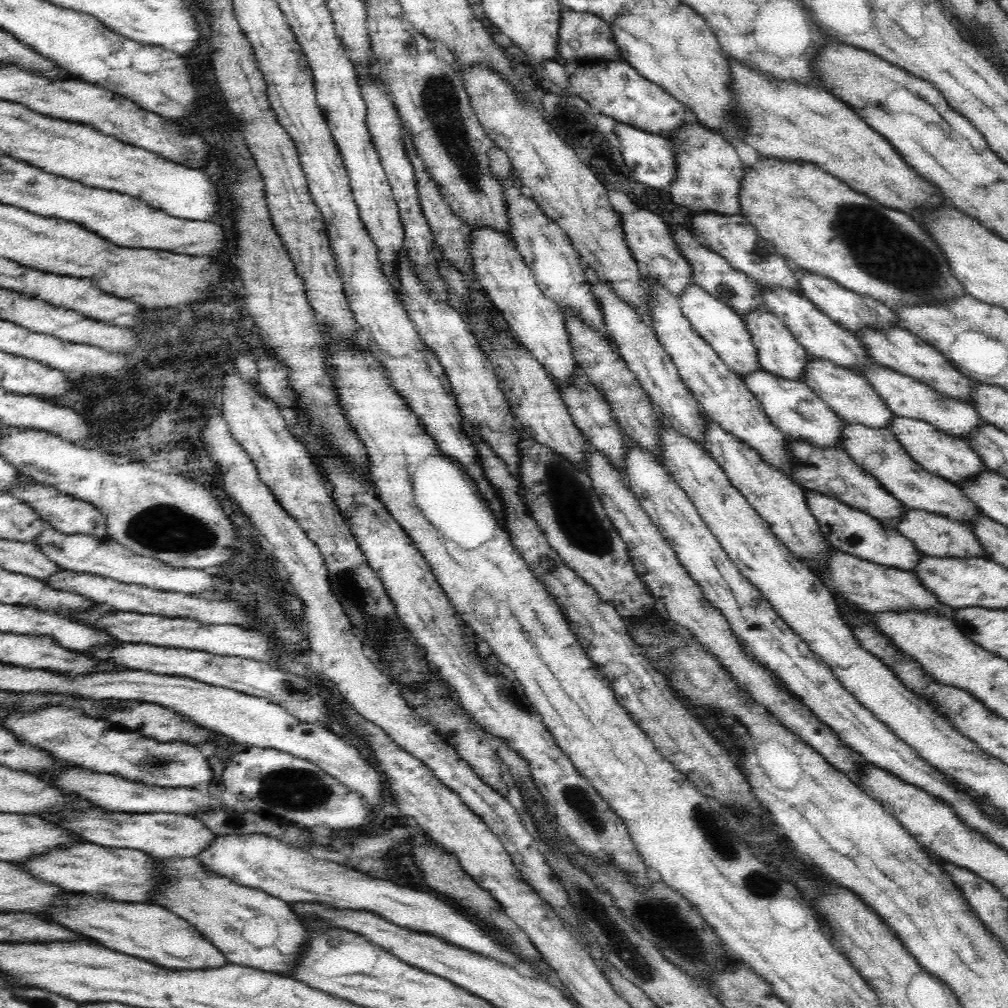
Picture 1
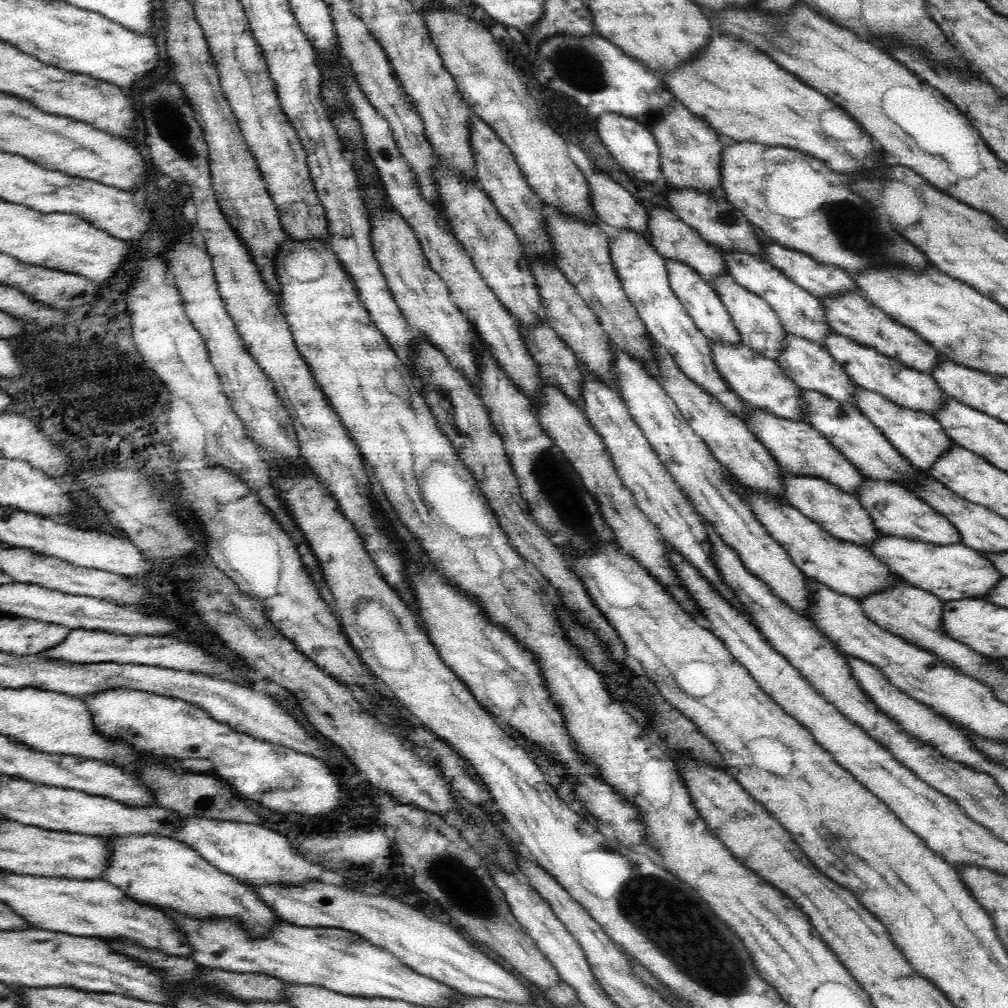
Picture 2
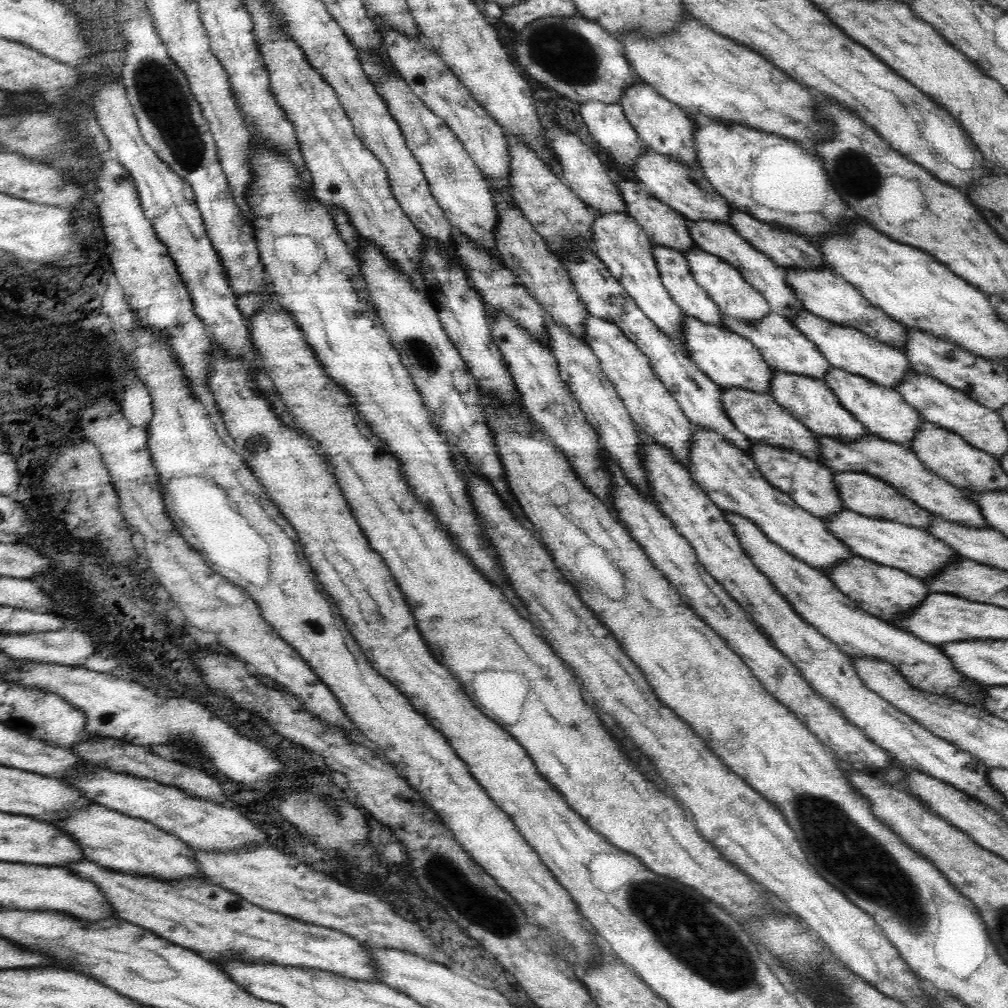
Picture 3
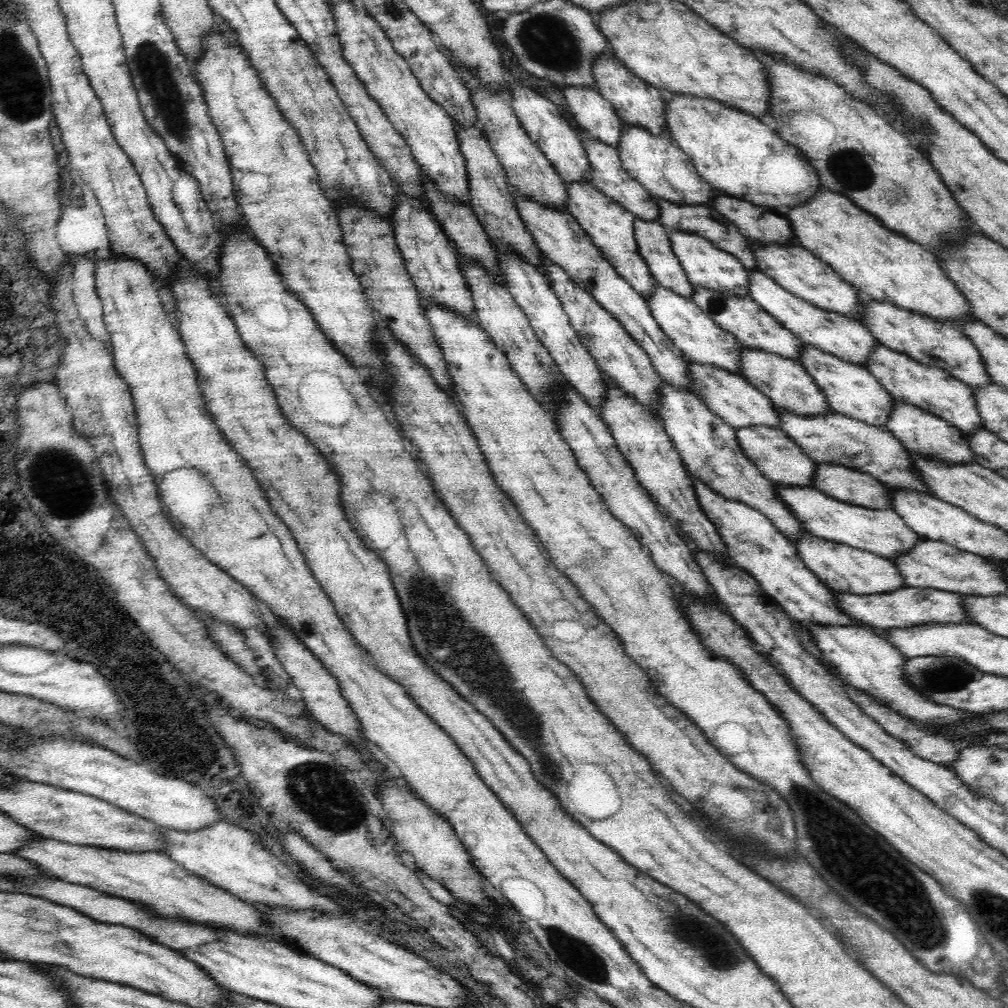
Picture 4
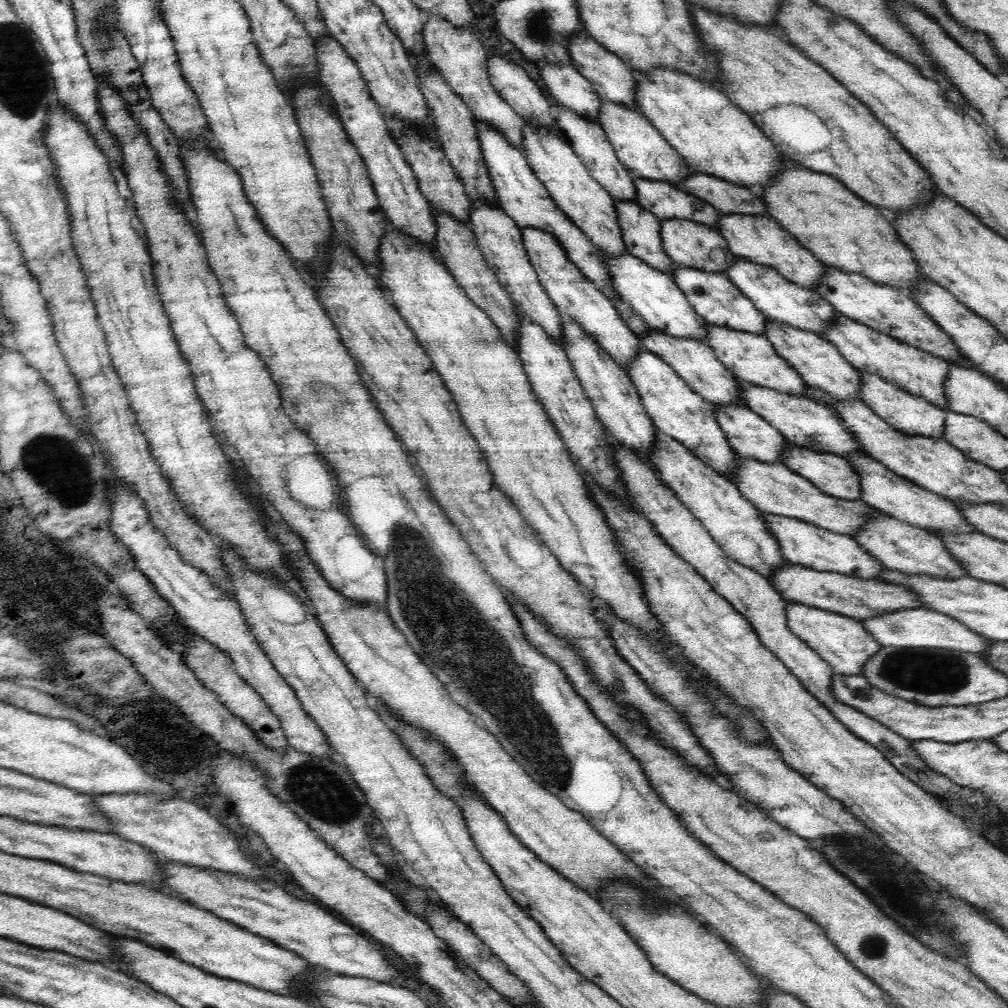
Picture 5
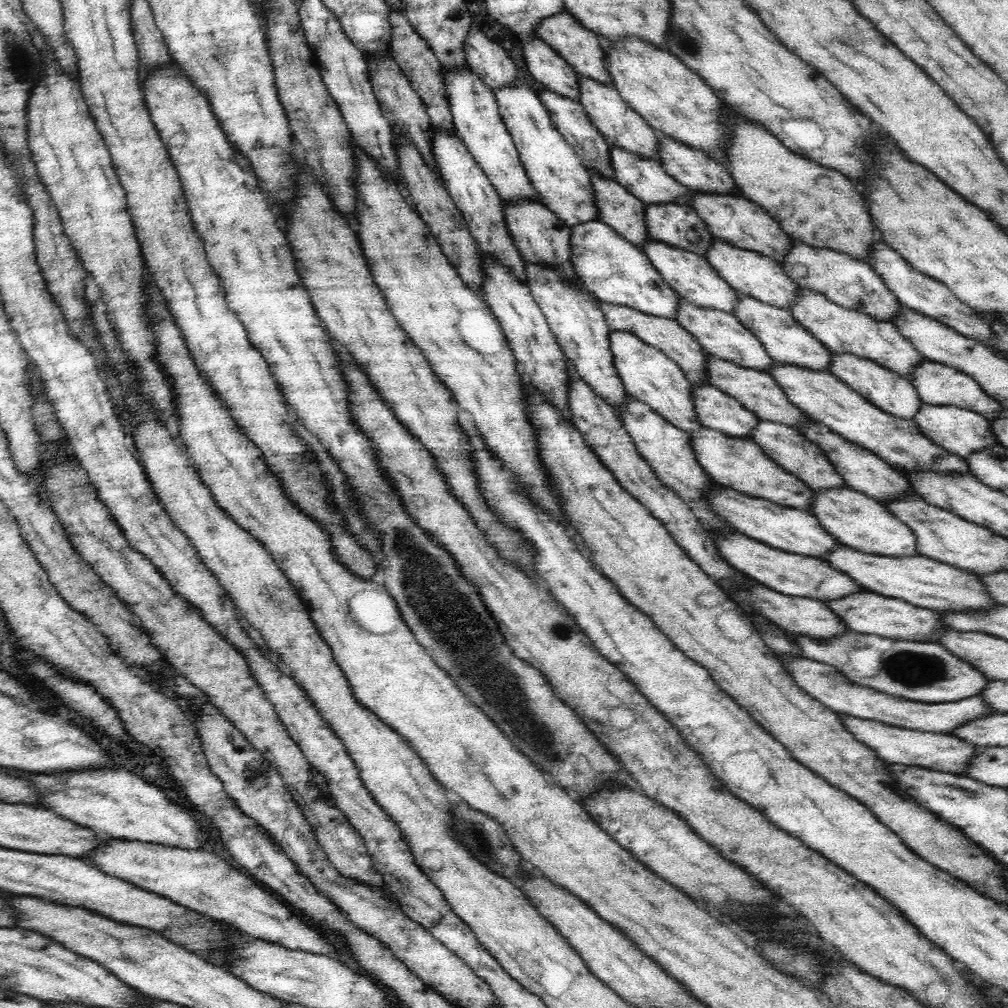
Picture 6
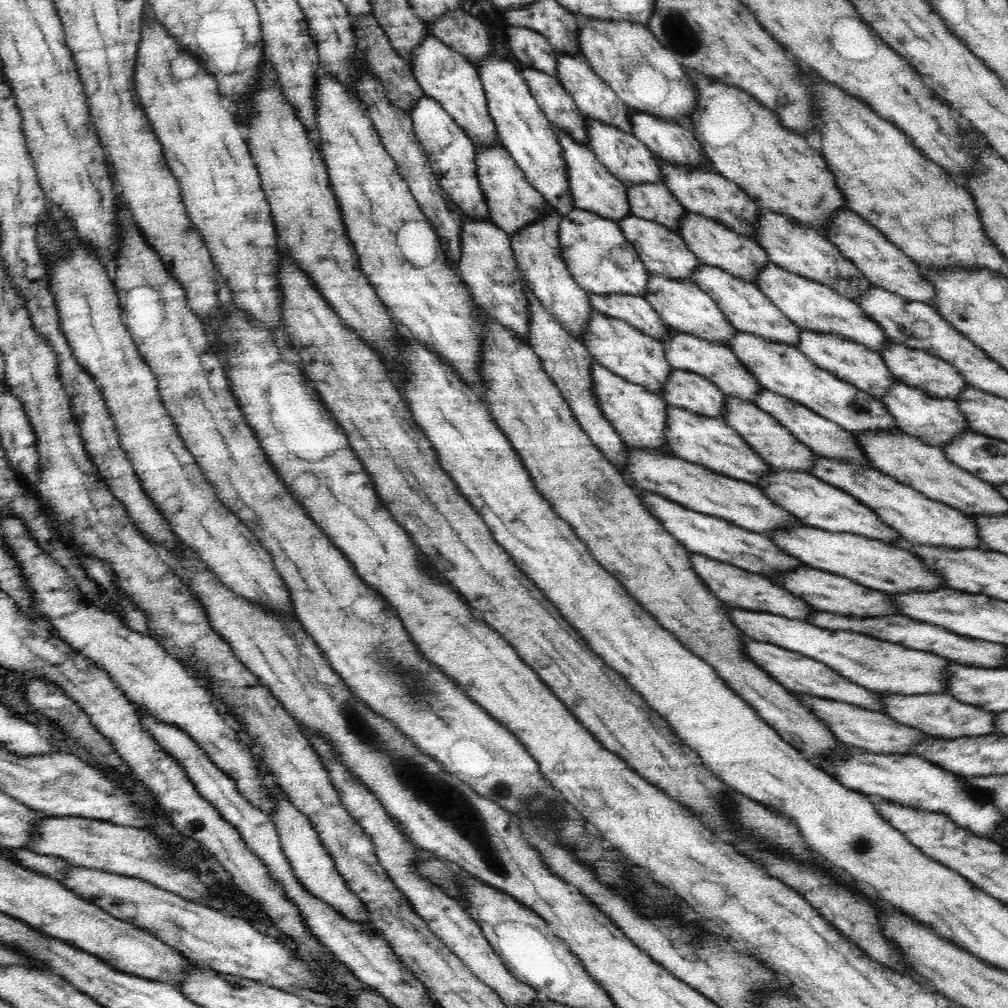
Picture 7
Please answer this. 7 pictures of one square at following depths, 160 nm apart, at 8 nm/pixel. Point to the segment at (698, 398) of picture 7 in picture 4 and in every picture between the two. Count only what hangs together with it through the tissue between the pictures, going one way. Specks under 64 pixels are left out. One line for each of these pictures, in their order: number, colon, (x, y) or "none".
4: (779, 458)
5: (752, 437)
6: (716, 410)

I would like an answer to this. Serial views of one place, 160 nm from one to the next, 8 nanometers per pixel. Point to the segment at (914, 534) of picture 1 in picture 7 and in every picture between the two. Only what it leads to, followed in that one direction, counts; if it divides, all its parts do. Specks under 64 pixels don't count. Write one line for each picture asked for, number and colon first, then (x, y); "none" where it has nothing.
2: (896, 512)
3: (862, 493)
4: (853, 487)
5: (833, 475)
6: (791, 450)
7: (764, 434)

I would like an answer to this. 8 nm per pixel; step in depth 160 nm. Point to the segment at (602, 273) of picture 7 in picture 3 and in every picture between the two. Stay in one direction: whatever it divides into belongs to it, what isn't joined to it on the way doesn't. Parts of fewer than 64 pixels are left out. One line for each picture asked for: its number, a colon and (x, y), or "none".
3: (731, 361)
4: (701, 340)
5: (656, 297)
6: (616, 272)

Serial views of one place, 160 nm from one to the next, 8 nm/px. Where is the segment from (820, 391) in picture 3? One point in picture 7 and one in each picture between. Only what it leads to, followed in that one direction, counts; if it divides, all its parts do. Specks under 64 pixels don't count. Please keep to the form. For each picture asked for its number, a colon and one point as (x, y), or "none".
4: (786, 383)
5: (752, 359)
6: (721, 335)
7: (684, 307)

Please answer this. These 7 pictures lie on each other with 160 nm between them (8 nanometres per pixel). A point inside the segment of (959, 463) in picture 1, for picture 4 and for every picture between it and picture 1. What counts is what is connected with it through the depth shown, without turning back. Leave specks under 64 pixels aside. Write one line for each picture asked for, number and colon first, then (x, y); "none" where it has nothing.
2: (919, 437)
3: (883, 411)
4: (851, 390)

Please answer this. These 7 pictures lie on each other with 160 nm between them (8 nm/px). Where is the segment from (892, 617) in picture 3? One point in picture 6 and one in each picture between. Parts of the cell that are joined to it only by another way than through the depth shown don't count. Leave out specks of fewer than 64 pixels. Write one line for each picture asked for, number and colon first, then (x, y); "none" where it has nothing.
4: (845, 570)
5: (804, 544)
6: (794, 531)

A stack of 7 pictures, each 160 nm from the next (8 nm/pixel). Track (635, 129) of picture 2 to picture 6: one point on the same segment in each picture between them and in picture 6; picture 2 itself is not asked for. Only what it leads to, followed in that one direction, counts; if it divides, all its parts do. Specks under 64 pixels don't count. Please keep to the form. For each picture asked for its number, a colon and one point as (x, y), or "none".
3: (608, 125)
4: (597, 116)
5: (573, 91)
6: (553, 72)

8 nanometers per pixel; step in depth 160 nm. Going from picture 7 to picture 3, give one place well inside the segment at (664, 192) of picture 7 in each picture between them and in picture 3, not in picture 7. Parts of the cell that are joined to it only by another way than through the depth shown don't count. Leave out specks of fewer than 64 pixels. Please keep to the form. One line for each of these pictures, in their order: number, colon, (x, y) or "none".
3: (724, 284)
4: (708, 267)
5: (689, 244)
6: (679, 226)

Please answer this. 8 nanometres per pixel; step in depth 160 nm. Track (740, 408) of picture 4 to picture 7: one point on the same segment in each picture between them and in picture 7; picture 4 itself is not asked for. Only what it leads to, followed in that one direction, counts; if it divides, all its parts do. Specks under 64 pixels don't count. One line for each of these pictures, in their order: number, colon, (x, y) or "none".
5: (696, 364)
6: (677, 344)
7: (638, 312)

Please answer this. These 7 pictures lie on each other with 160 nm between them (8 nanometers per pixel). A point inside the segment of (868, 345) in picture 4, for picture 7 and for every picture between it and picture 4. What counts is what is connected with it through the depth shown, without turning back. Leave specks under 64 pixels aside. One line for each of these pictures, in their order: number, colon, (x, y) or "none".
5: (780, 300)
6: (751, 274)
7: (715, 245)

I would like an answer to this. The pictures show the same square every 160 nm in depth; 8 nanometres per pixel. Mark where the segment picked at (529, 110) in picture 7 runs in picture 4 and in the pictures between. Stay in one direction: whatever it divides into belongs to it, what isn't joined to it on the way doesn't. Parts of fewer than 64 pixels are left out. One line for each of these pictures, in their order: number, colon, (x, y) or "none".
4: (610, 227)
5: (587, 203)
6: (565, 186)

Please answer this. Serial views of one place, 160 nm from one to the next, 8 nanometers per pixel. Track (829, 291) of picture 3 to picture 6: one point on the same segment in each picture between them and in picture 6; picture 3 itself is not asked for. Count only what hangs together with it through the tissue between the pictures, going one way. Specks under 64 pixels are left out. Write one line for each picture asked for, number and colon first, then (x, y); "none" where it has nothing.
4: (796, 270)
5: (762, 240)
6: (739, 222)

